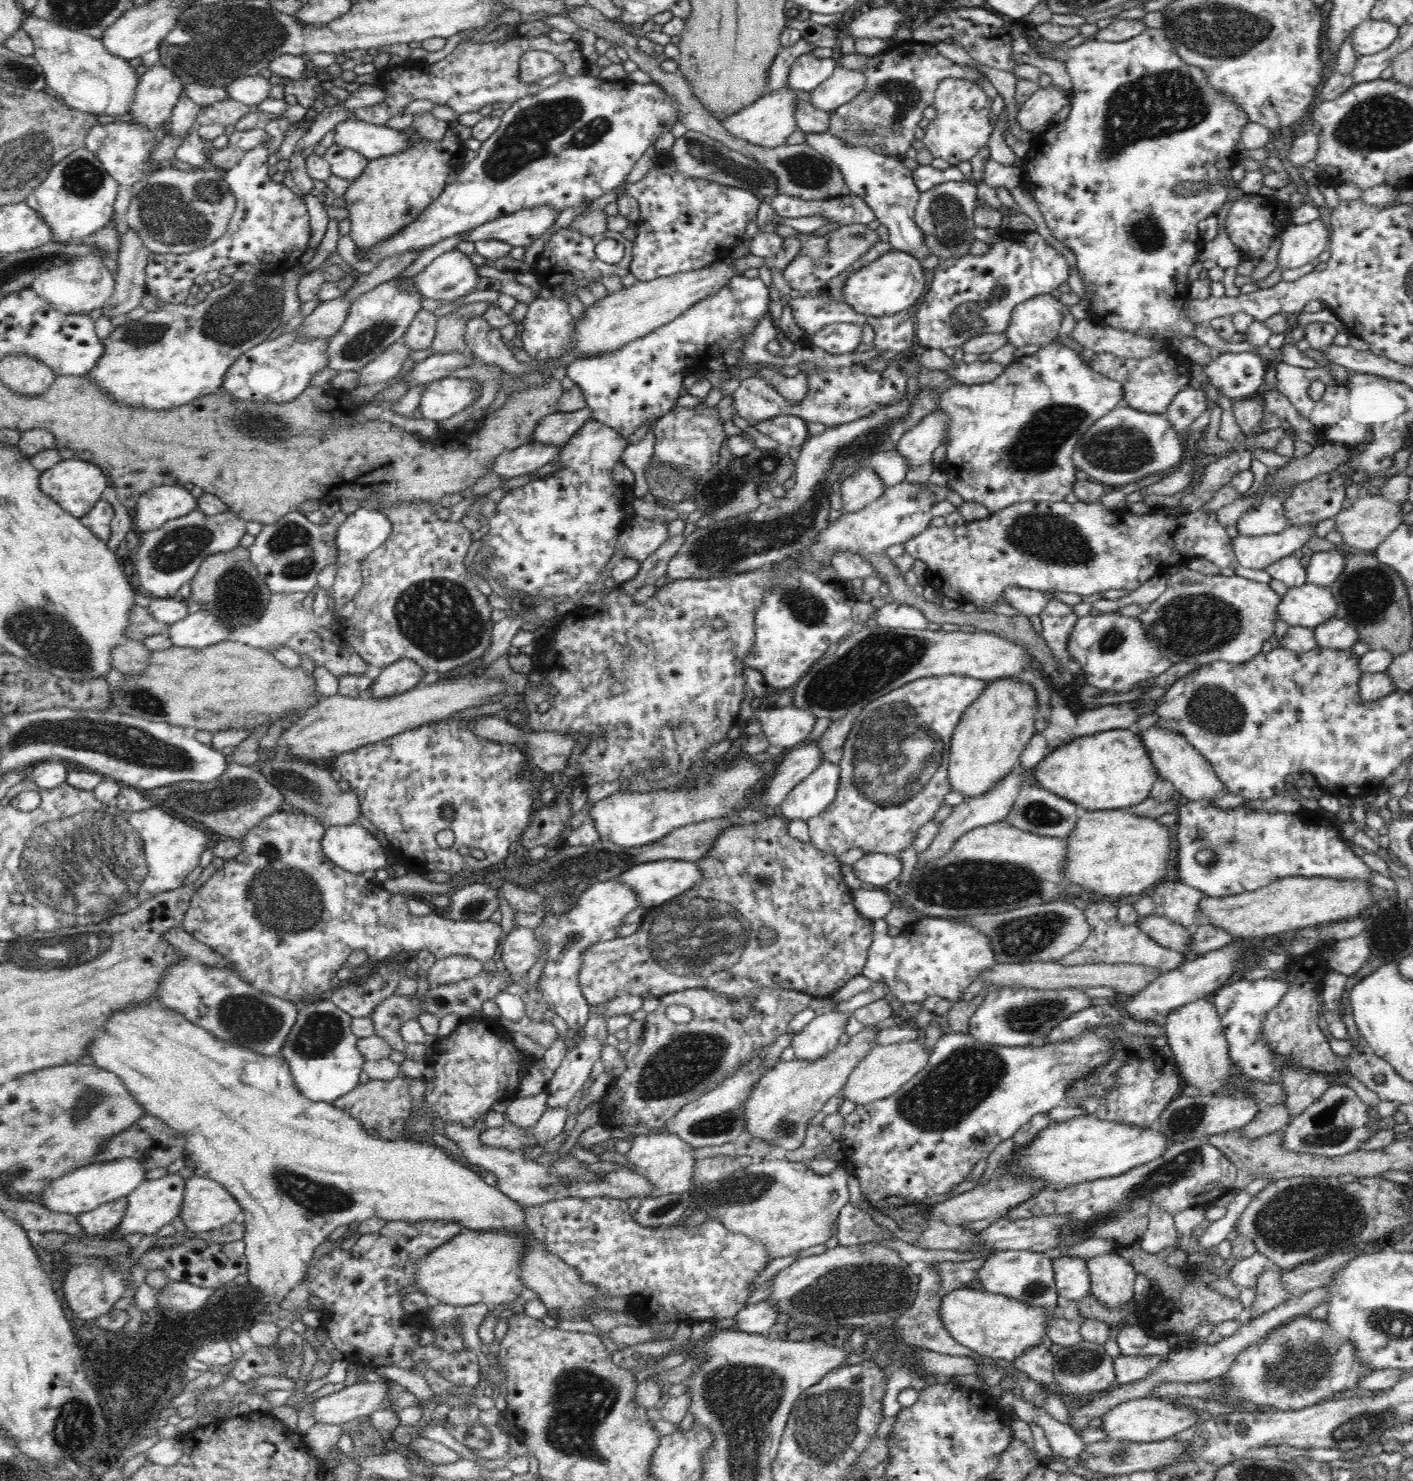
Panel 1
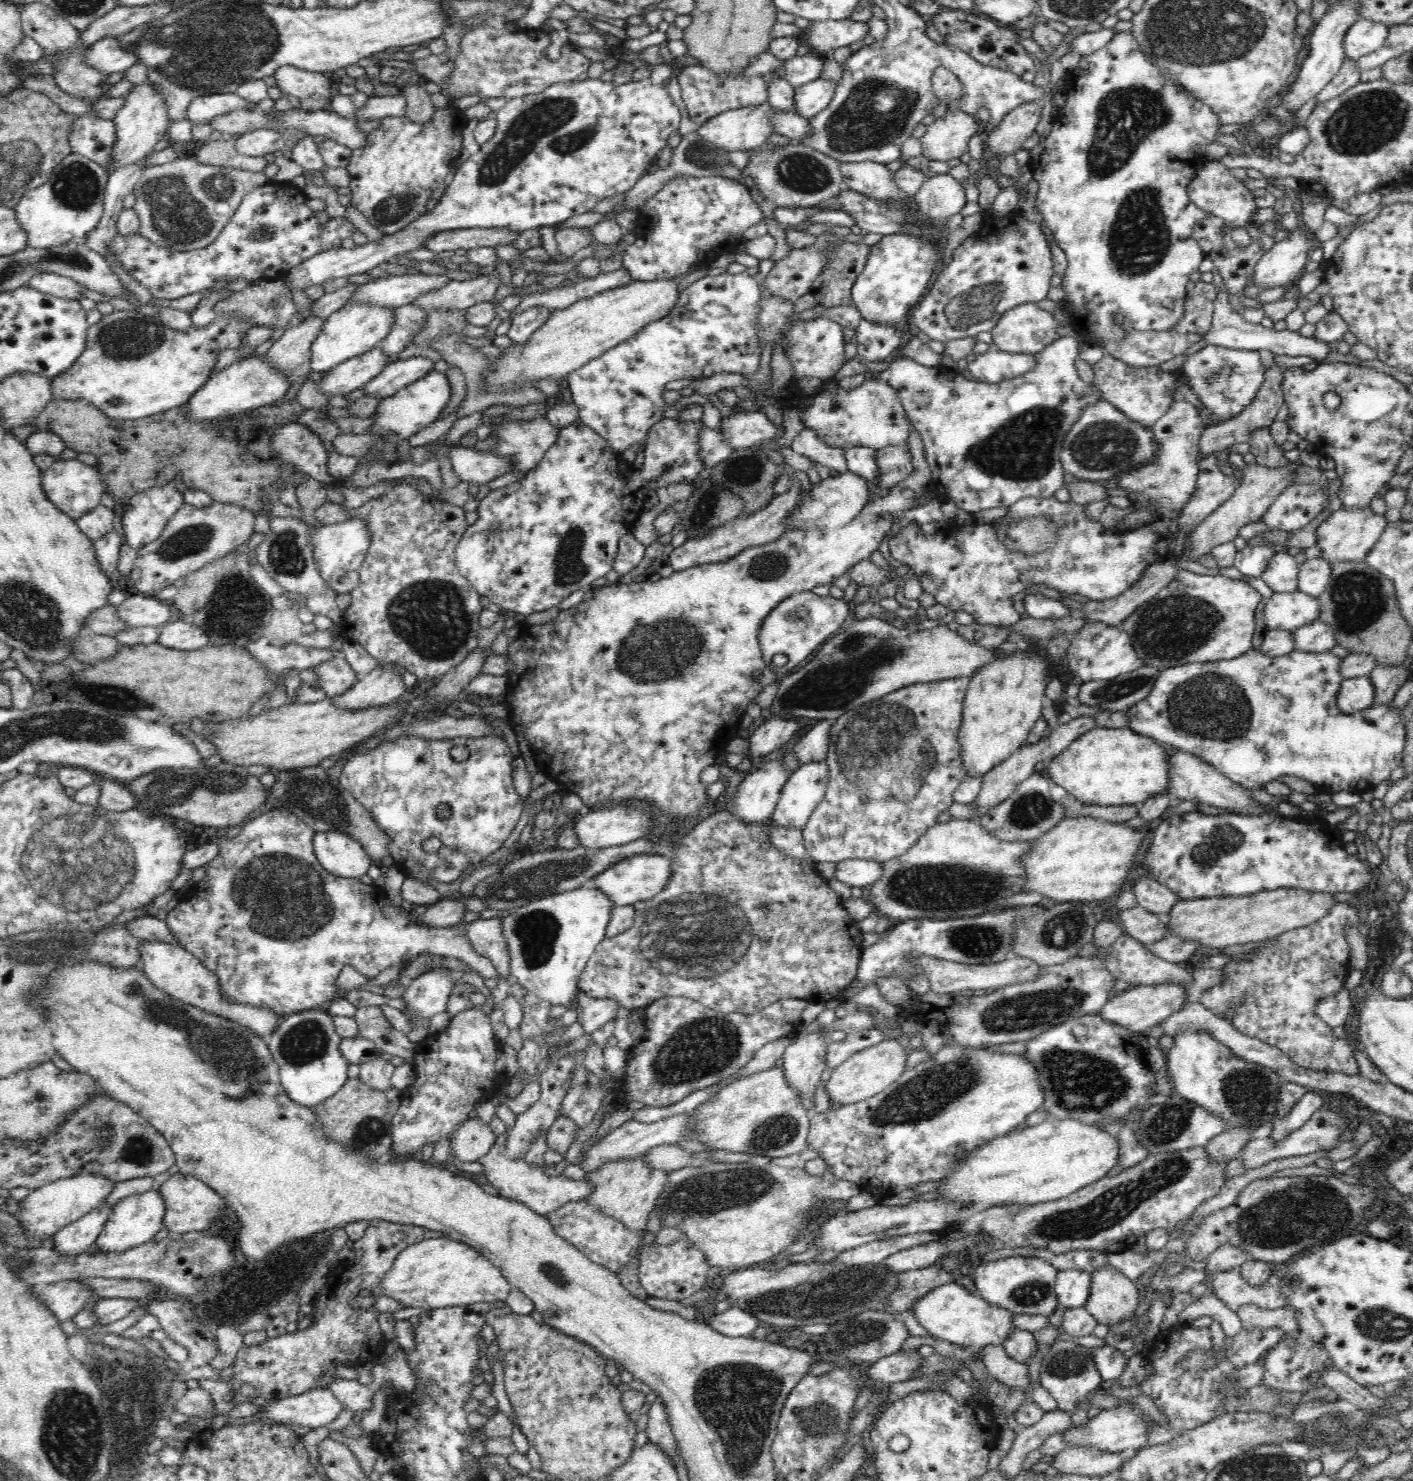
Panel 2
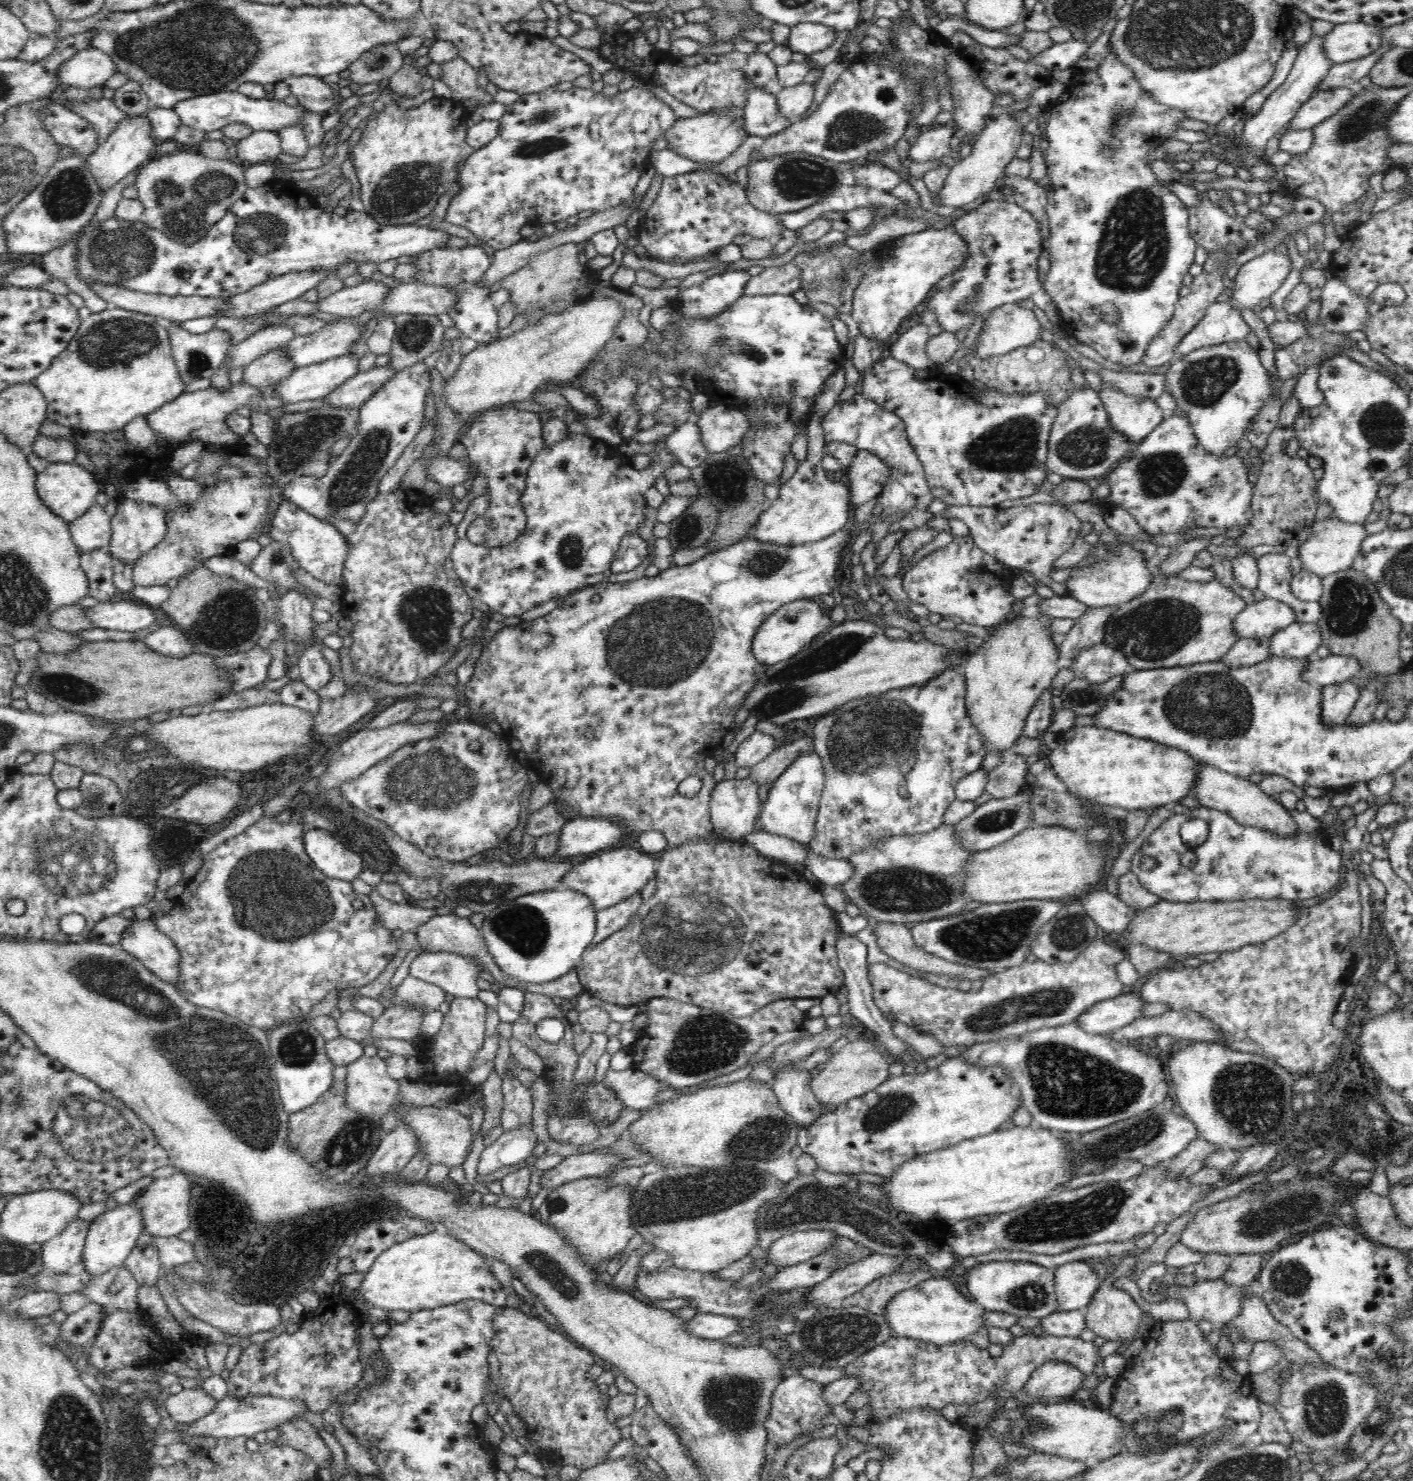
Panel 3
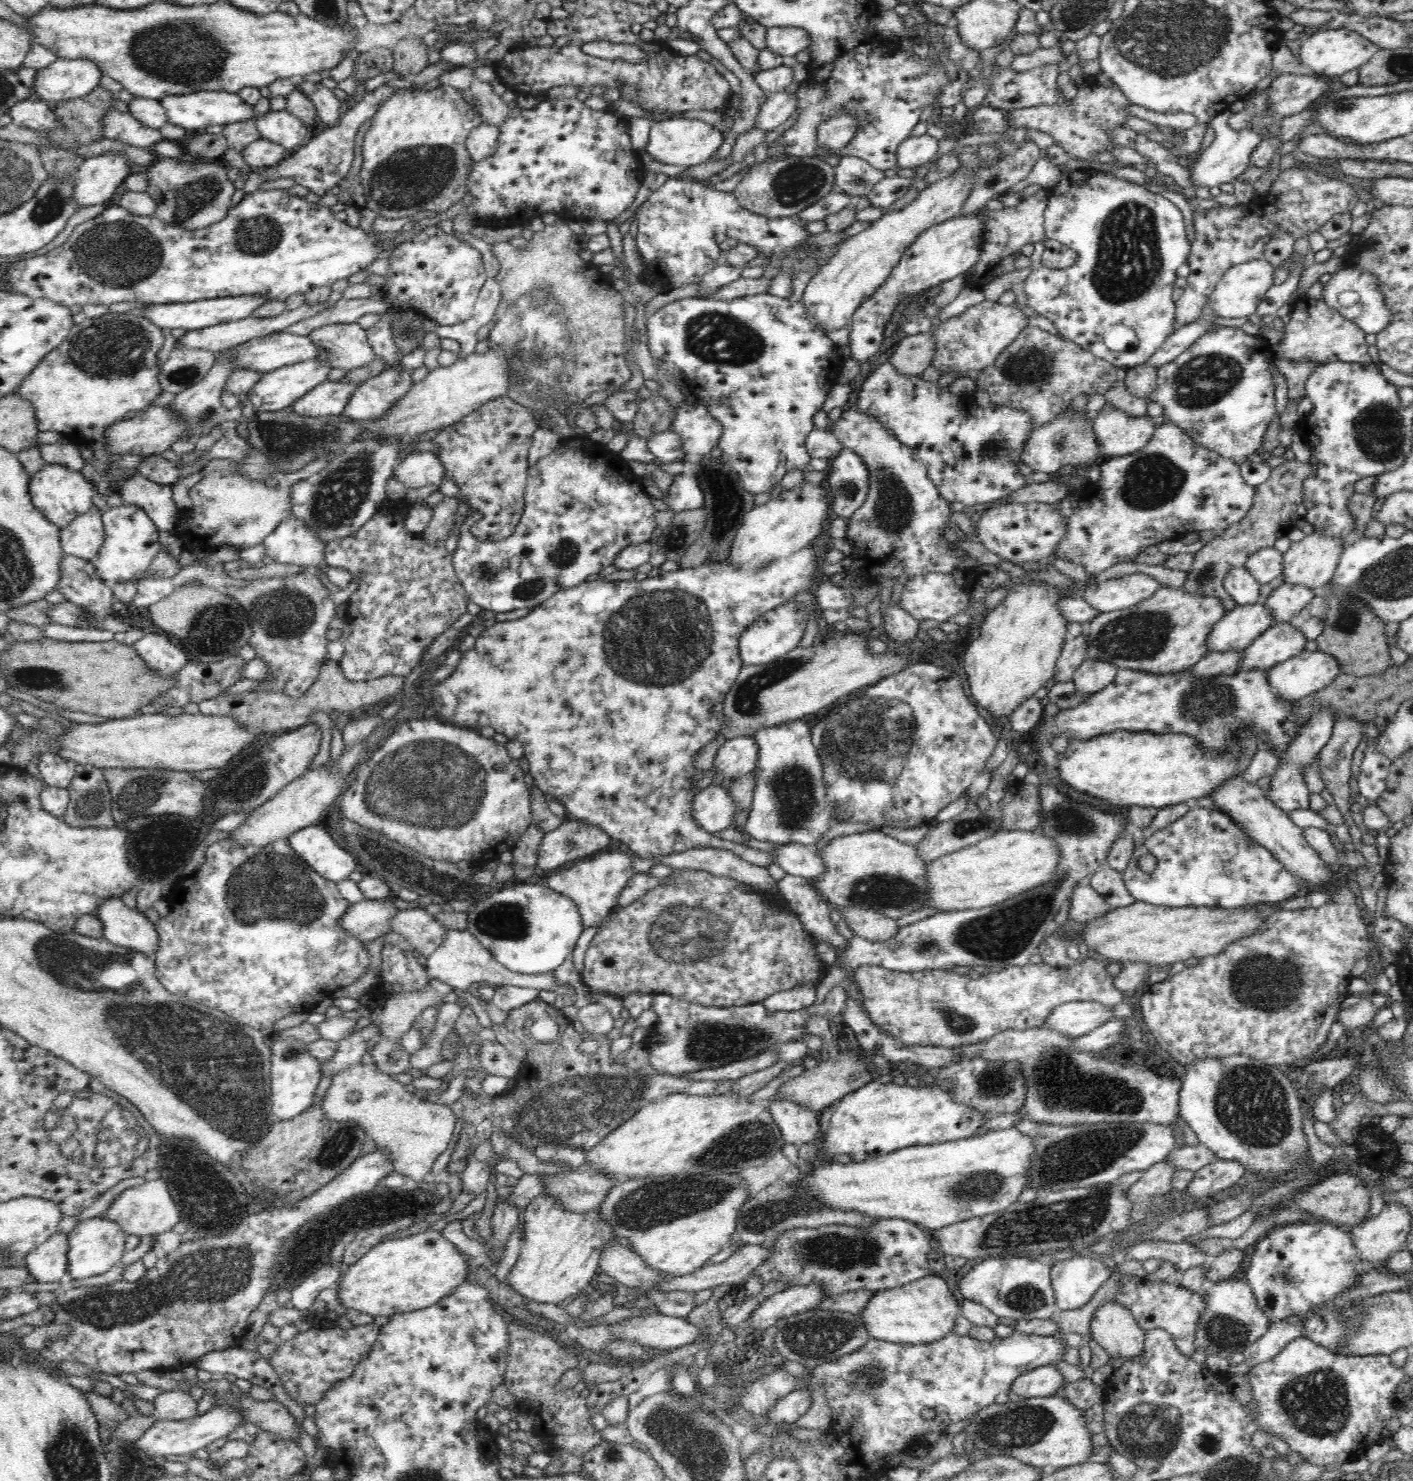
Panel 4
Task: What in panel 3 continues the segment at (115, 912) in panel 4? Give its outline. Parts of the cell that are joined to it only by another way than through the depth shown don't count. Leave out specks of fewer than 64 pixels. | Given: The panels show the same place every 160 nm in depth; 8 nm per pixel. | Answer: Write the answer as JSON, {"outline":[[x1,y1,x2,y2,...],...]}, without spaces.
{"outline":[[134,917,133,923,123,932,120,948,126,953,132,954,140,962,152,971,154,975,166,981,166,983,176,986,180,974,180,953,176,949,174,942,158,930,156,922,149,919,140,920]]}

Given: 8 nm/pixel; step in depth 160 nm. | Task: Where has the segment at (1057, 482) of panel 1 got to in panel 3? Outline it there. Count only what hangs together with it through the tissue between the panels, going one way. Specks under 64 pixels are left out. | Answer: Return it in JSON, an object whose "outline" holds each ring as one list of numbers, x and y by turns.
{"outline":[[894,357,884,358,880,362,876,362,876,365,872,369,864,371,861,374,862,377,862,397,872,400,874,403,884,407,888,412,894,413,899,416,905,424,908,440,914,449,914,452,918,456,918,459,923,465,926,472,926,479,930,491,934,495,934,498,945,502,946,505,953,504,954,506,997,506,1004,500,1016,500,1024,496,1030,496,1036,494,1038,488,1042,486,1042,482,1047,479,1047,475,1050,471,1046,469,1048,466,1048,441,1050,438,1050,431,1058,414,1058,407,1050,406,1048,399,1044,393,1033,393,1032,395,1013,395,1008,397,1002,395,998,390,976,390,976,388,970,388,968,382,960,384,960,386,954,386,954,375,952,378,944,376,938,372,938,376,932,376,930,378,930,372,927,369,916,369,908,364,895,360]]}

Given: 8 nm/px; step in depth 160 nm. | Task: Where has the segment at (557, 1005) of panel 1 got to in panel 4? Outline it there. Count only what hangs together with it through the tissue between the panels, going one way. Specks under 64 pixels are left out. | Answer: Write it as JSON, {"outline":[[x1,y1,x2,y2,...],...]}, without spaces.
{"outline":[[540,884,500,887,467,913,467,931,500,964,522,974,555,971,573,954,583,931,582,917,574,901]]}

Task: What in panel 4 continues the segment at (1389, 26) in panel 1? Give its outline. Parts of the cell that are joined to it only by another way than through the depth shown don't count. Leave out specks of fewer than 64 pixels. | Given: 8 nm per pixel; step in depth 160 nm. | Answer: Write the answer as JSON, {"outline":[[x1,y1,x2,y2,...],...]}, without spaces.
{"outline":[[1350,28,1318,30,1307,38,1301,39,1298,60,1313,73,1325,76,1342,76,1345,72,1356,70,1366,64,1379,50,1379,46,1364,38,1359,32]]}

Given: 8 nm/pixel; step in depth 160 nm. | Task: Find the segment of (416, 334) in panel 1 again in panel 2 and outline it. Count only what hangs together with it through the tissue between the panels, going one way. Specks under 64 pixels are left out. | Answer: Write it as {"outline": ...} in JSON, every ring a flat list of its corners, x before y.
{"outline":[[412,303,398,307,394,312,394,325,388,336,378,344,384,355,399,354,410,343,412,336,424,328,424,320,428,312,414,306]]}

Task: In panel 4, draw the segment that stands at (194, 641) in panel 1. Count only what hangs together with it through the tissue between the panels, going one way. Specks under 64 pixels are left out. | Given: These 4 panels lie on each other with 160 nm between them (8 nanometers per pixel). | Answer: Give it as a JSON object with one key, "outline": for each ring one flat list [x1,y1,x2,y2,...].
{"outline":[[146,633,133,644,136,654,160,676,173,676,186,666,190,656,168,635]]}

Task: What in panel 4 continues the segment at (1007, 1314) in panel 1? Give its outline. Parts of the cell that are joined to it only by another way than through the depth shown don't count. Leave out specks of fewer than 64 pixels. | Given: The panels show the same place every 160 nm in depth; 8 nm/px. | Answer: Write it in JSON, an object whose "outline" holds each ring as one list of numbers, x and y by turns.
{"outline":[[930,1275,905,1286,877,1291,860,1312,872,1339,897,1344,930,1344,940,1340,953,1333,957,1316,962,1316,961,1304,943,1278]]}

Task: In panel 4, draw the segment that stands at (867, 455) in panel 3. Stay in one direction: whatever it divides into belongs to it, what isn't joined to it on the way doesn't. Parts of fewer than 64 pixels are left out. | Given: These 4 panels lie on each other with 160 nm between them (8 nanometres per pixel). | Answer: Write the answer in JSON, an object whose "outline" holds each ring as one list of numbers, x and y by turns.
{"outline":[[843,448,830,462,828,492,834,517,849,516,866,500,869,489,868,467,857,454]]}

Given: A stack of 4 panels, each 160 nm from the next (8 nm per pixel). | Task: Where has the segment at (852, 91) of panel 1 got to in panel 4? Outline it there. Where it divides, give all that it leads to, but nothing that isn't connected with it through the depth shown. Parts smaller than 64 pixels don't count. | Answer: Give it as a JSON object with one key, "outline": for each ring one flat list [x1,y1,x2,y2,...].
{"outline":[[786,91,774,92,760,105,756,115,756,129,773,131,795,114,797,96]]}

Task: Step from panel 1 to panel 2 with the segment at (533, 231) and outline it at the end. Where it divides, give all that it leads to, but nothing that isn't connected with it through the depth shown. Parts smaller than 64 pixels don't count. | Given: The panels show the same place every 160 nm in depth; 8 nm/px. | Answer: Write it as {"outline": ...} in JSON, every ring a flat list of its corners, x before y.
{"outline":[[477,228,458,231,440,231,424,239,423,248,438,253,458,248,475,249,492,247,497,244,514,244,520,232,511,232,509,228]]}

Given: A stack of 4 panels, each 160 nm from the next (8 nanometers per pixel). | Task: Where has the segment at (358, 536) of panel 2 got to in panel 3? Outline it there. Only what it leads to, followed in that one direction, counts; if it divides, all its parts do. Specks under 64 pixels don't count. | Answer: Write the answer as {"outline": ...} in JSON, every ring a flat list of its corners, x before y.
{"outline":[[284,496,271,522,269,535,272,540,288,544,293,557,301,563,301,568,310,572,312,576,326,584,344,587,343,564,348,558,348,545,347,540,332,523,318,520,293,505]]}

